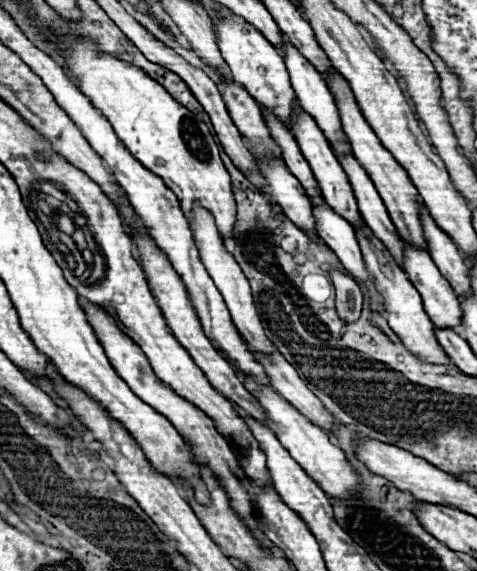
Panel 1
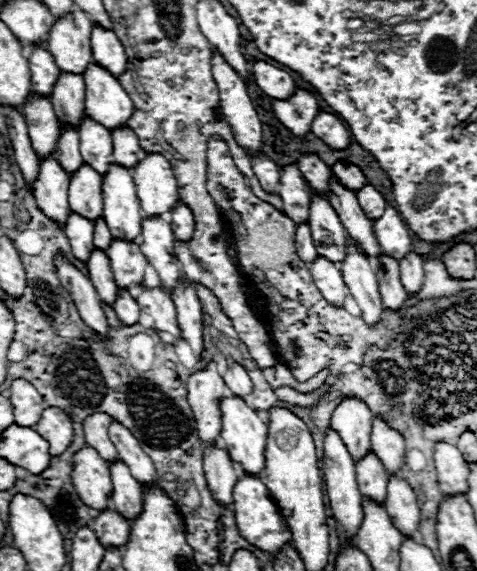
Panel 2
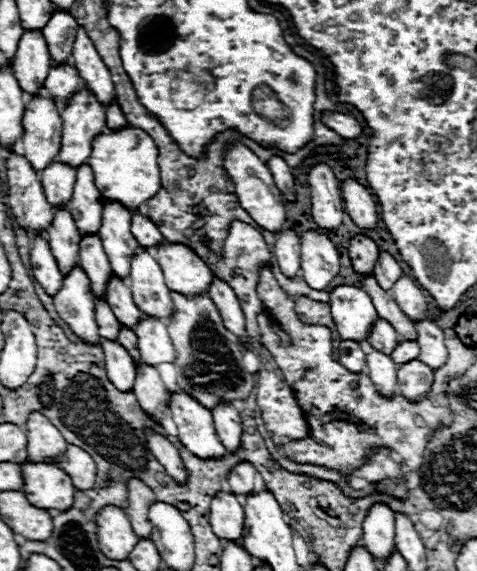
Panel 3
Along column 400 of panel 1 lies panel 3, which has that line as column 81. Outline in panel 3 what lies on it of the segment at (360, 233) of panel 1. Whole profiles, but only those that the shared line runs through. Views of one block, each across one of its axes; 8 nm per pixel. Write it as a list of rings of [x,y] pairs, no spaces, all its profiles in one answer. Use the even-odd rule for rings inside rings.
[[[74,268],[68,278],[64,278],[60,292],[52,300],[58,316],[80,340],[88,344],[98,344],[102,340],[94,316],[94,296],[82,268]]]

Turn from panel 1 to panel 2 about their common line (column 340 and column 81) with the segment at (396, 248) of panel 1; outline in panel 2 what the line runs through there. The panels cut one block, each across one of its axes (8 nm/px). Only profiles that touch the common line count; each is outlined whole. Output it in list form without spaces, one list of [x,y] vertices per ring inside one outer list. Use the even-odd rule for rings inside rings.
[[[66,126],[60,132],[60,142],[56,148],[56,160],[60,160],[60,166],[68,172],[68,176],[72,176],[84,162],[80,156],[80,150],[78,150],[78,132],[72,130],[70,126]]]

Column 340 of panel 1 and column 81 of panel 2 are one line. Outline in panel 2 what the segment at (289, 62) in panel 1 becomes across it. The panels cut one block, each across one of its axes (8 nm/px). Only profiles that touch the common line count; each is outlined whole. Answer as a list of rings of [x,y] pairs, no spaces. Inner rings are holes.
[[[84,116],[80,124],[80,152],[84,162],[92,164],[100,176],[106,176],[114,152],[112,136],[104,126],[92,122],[88,116]]]

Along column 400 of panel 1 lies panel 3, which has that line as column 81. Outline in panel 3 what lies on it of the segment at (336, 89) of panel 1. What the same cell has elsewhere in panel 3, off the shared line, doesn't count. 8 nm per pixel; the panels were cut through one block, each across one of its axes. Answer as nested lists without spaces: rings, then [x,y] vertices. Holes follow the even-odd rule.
[[[88,164],[76,170],[76,184],[70,202],[70,214],[78,226],[80,236],[98,234],[102,224],[102,196],[94,184],[94,176]]]

